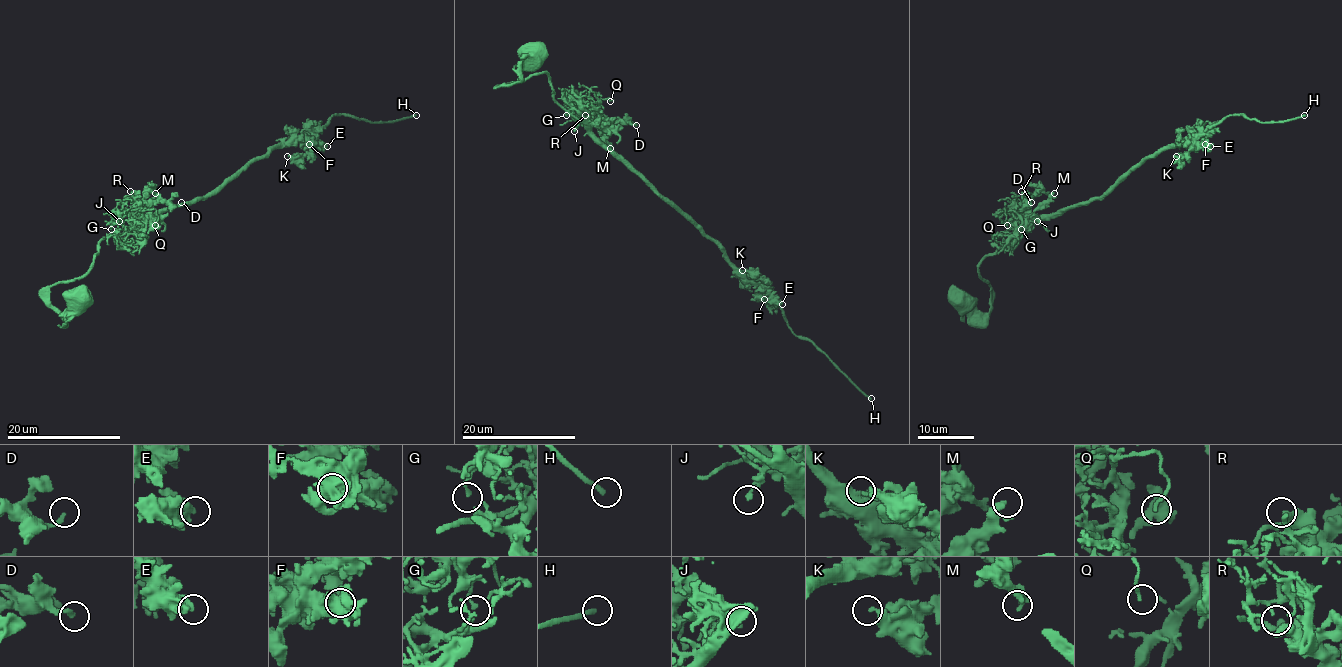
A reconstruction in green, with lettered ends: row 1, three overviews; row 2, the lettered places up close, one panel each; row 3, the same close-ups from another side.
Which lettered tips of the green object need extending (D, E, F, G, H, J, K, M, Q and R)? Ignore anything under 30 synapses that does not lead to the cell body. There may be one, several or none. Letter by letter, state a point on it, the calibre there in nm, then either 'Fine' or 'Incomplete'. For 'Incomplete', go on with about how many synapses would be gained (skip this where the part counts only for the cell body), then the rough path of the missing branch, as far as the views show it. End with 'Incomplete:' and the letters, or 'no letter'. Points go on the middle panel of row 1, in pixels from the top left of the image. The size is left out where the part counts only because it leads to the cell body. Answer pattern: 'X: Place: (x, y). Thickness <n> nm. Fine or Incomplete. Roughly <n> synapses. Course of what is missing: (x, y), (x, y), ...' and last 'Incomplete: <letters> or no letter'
D: Place: (636, 125). Thickness 220 nm. Fine
E: Place: (782, 304). Thickness 550 nm. Fine
F: Place: (764, 299). Thickness 280 nm. Fine
G: Place: (566, 115). Thickness 170 nm. Fine
H: Place: (871, 398). Thickness 240 nm. Incomplete. Roughly 35 synapses
J: Place: (574, 131). Thickness 140 nm. Fine
K: Place: (742, 270). Thickness 280 nm. Fine
M: Place: (610, 148). Thickness 260 nm. Fine
Q: Place: (610, 101). Thickness 150 nm. Fine
R: Place: (585, 115). Thickness 320 nm. Fine
Incomplete: H

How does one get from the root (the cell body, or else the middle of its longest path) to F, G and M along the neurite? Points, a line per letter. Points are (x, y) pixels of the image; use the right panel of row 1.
F: (959, 299), (961, 309), (988, 313), (990, 286), (978, 266), (1007, 239), (1101, 197), (1194, 130), (1205, 144)
G: (959, 299), (961, 309), (989, 311), (990, 286), (978, 266), (1016, 236), (1006, 231), (1012, 219), (1021, 229)
M: (959, 299), (955, 303), (961, 309), (989, 311), (990, 286), (980, 277), (979, 263), (1023, 231), (1054, 193)

